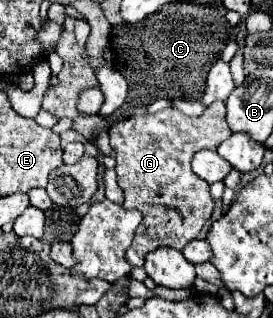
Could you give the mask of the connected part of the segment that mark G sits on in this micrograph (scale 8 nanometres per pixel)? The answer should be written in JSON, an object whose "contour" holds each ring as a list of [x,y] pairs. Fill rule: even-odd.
{"contour":[[[216,101],[200,117],[188,117],[170,107],[152,115],[134,115],[110,127],[110,145],[116,151],[114,169],[118,185],[124,191],[122,205],[142,213],[142,223],[126,251],[130,265],[144,265],[146,255],[158,247],[182,251],[200,235],[204,223],[212,215],[214,201],[210,197],[210,185],[192,173],[190,161],[192,153],[200,149],[216,149],[232,135],[224,117],[226,105]]]}

